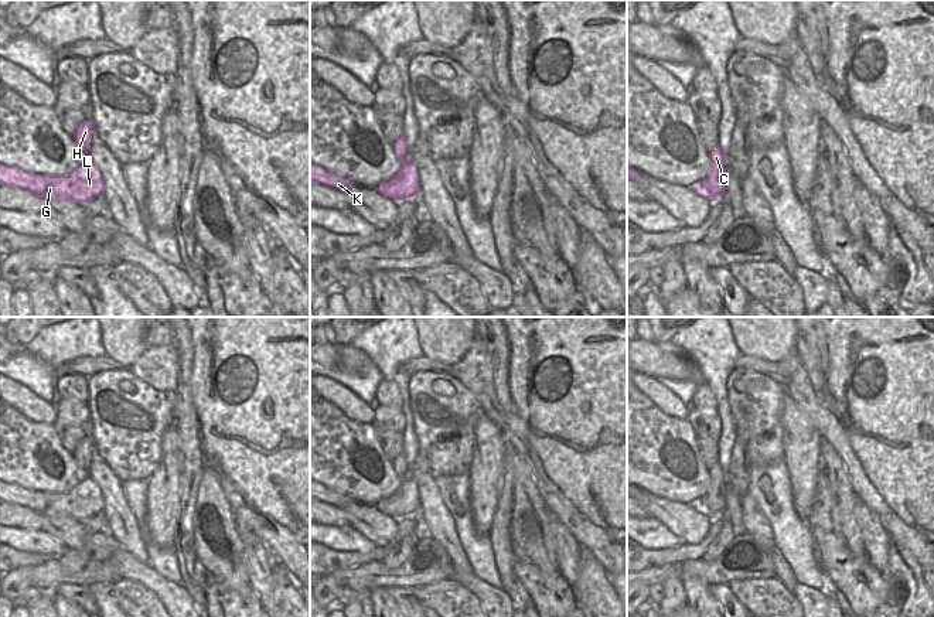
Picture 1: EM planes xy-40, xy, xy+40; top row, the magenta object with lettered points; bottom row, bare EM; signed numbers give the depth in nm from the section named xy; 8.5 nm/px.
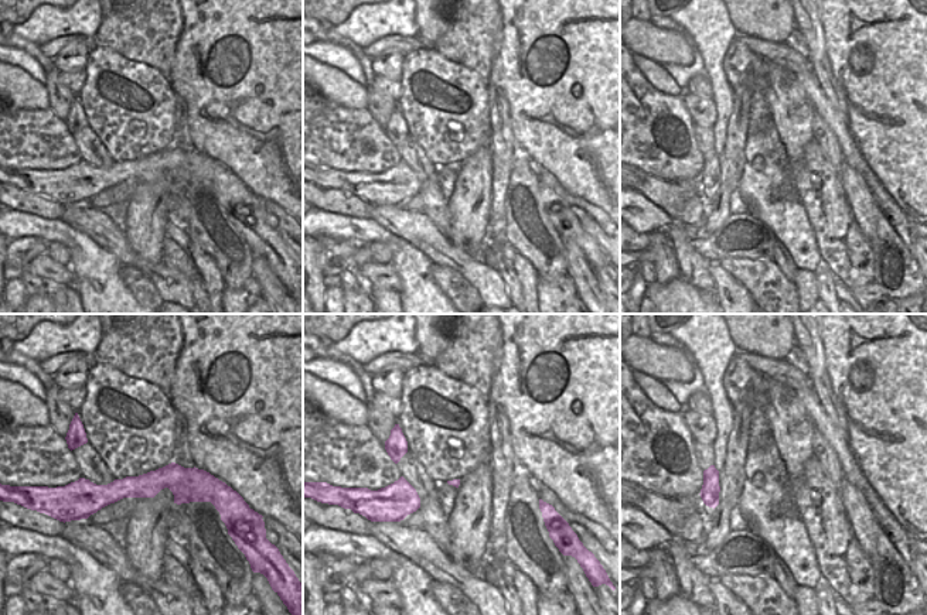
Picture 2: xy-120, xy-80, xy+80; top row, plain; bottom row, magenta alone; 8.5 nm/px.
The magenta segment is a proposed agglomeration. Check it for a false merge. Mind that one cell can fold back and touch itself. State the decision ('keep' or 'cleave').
cleave

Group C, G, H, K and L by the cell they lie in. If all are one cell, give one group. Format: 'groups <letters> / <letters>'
groups C H / G K L

